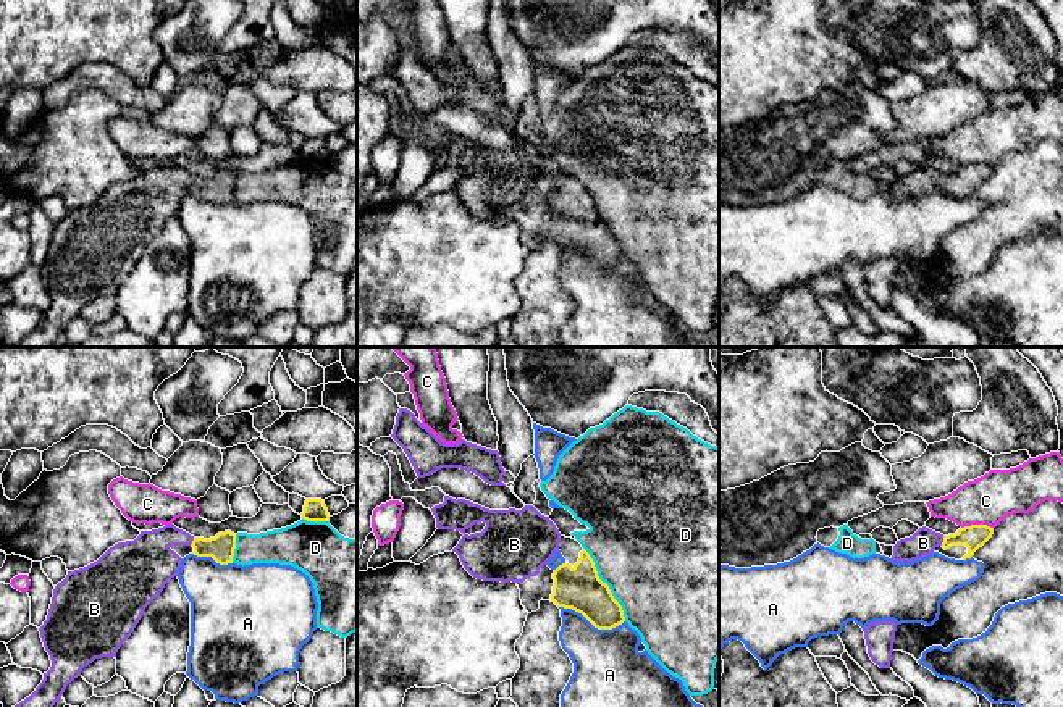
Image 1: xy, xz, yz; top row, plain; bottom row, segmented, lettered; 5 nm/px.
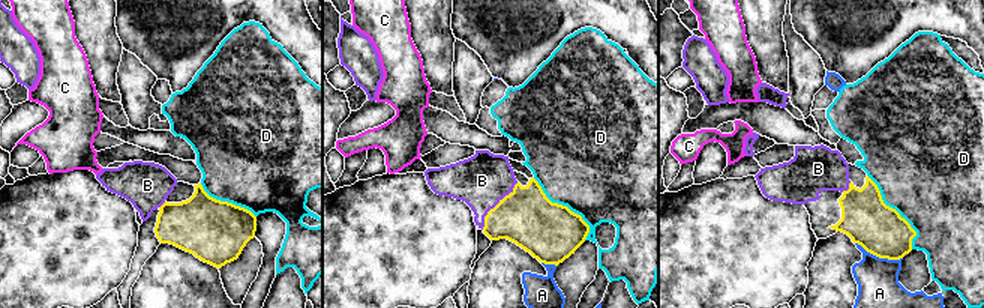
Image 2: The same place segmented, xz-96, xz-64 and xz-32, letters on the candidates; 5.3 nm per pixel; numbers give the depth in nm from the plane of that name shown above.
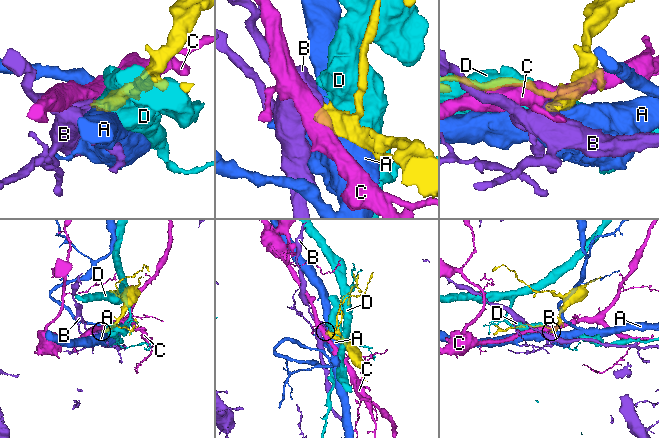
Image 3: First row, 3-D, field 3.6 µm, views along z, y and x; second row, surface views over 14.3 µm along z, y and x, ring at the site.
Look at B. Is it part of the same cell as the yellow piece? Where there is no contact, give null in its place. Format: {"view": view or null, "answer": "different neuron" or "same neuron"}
{"view": "yz", "answer": "same neuron"}

